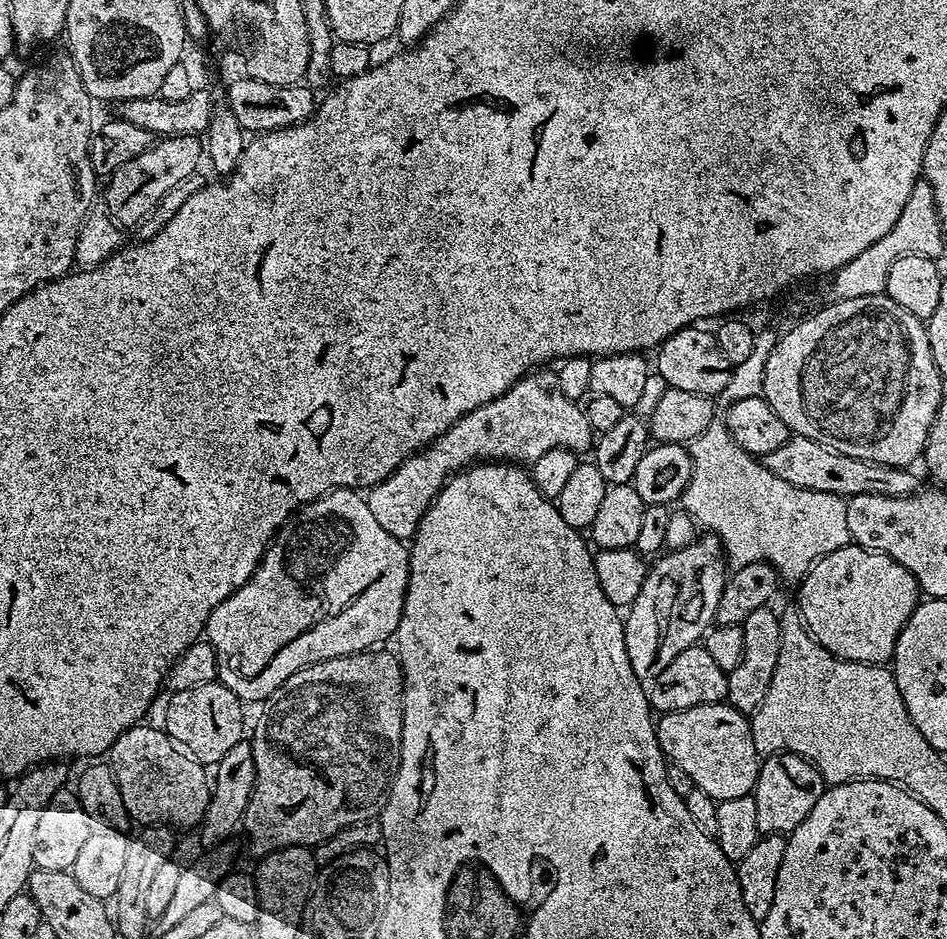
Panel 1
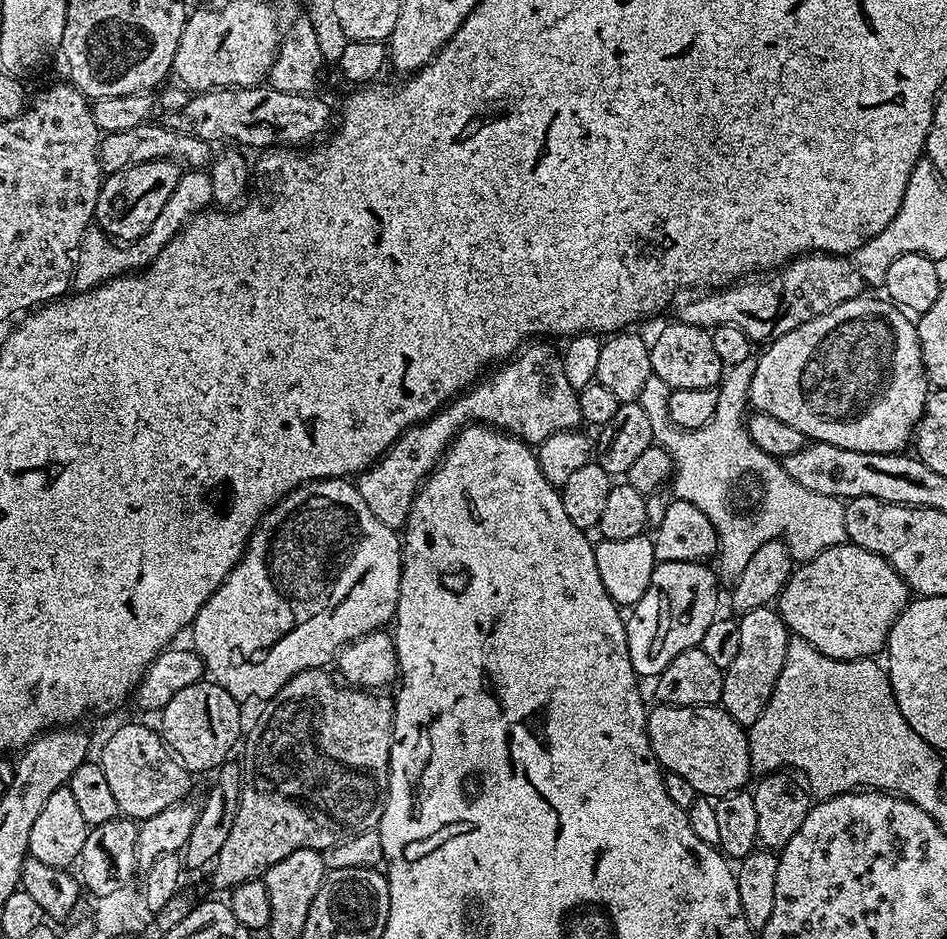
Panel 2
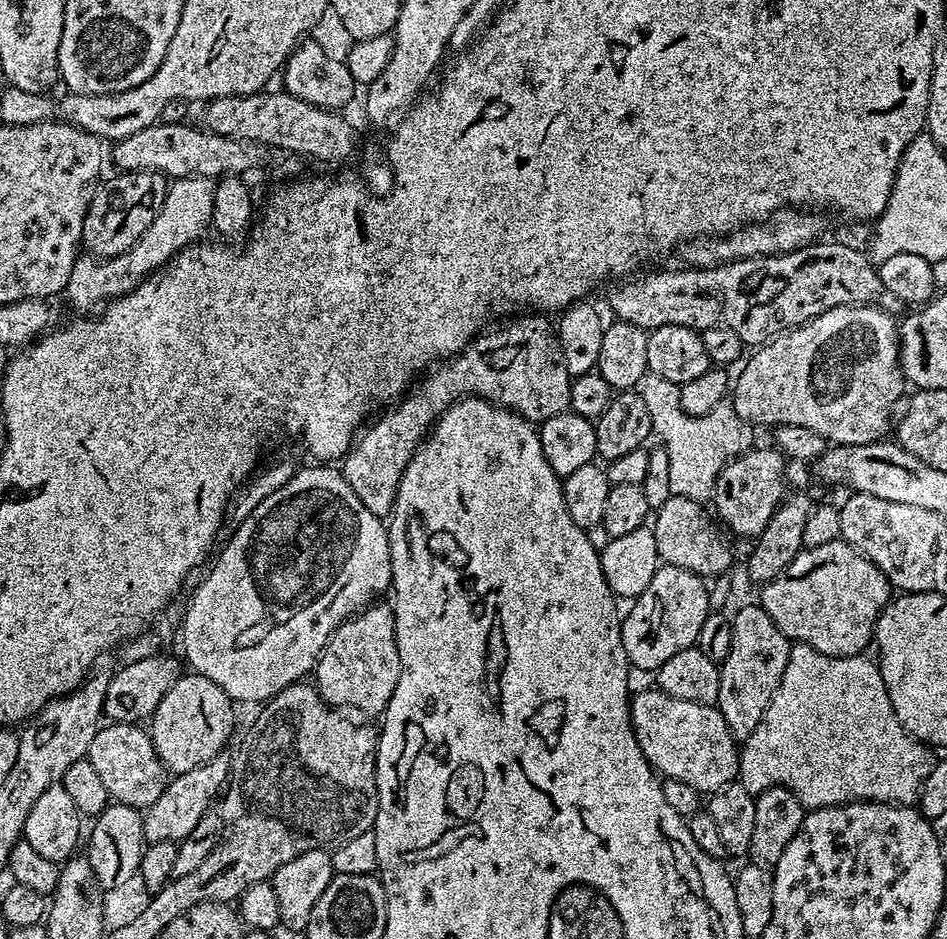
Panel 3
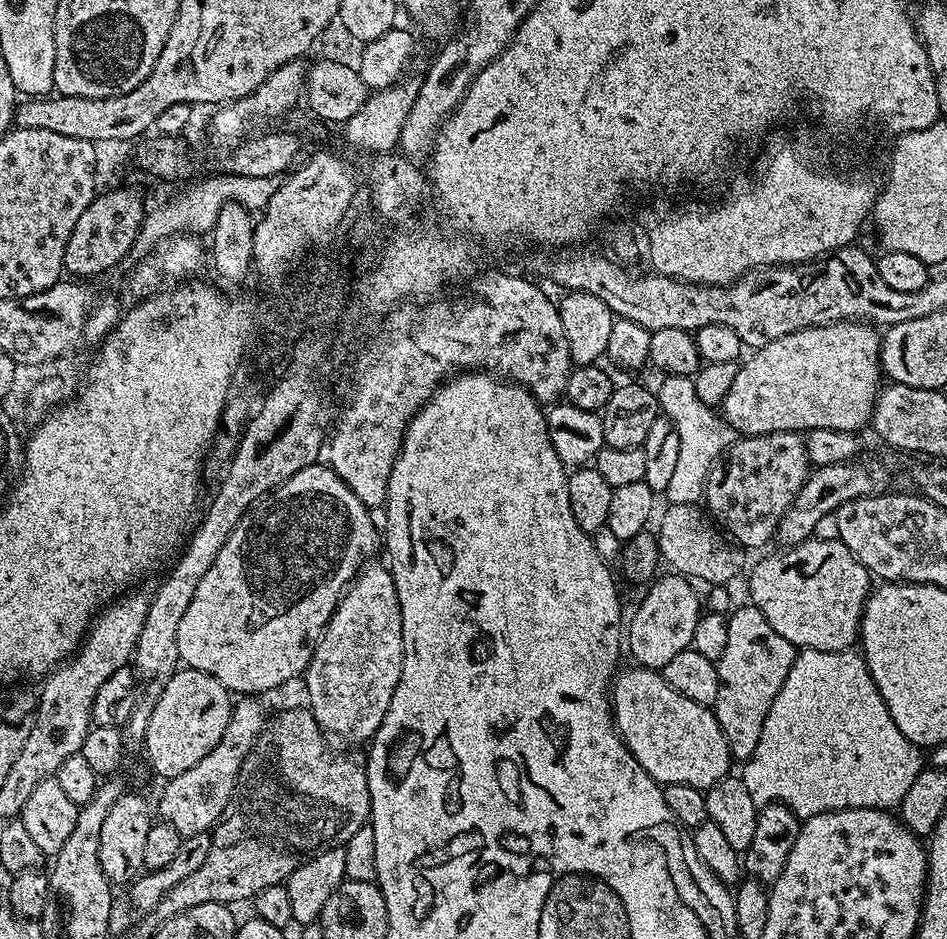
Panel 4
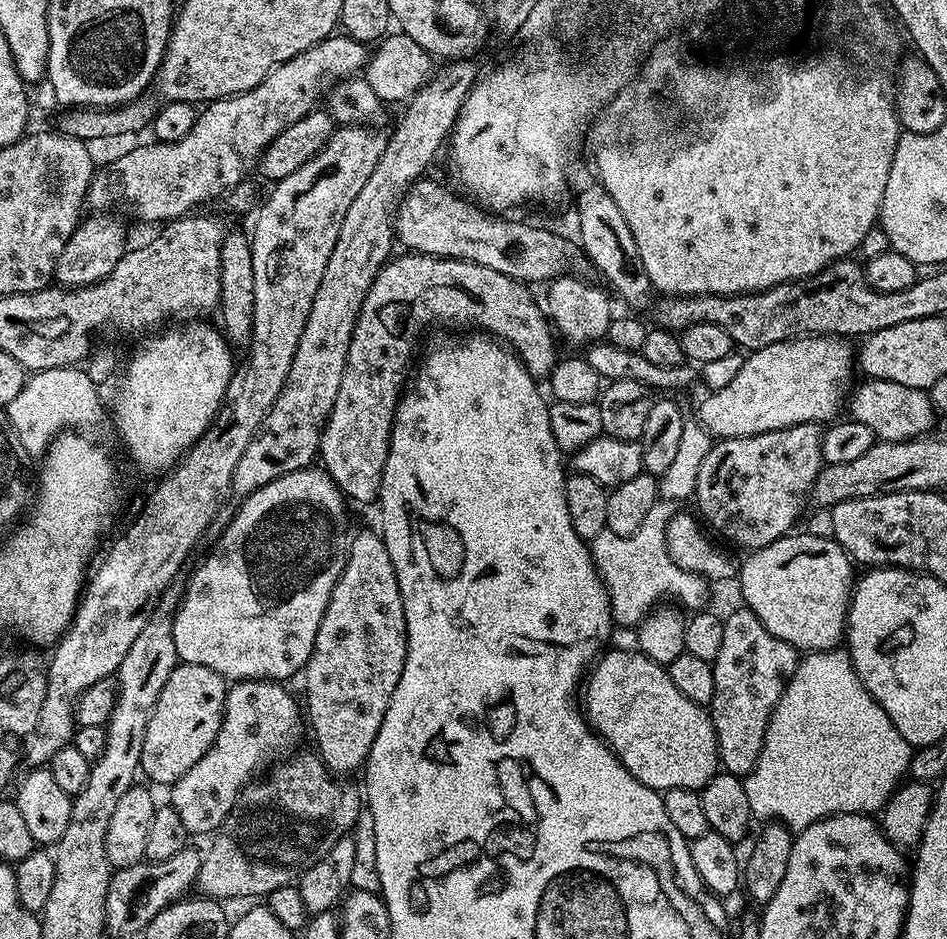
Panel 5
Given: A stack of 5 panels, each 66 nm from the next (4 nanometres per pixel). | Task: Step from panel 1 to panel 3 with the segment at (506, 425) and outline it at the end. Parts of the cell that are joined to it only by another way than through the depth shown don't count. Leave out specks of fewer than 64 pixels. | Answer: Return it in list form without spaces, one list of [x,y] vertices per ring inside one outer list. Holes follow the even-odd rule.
[[[520,314],[512,319],[504,322],[509,324],[504,324],[501,328],[489,327],[483,334],[477,335],[459,354],[437,363],[395,405],[397,408],[393,412],[378,417],[376,421],[373,419],[357,435],[352,447],[342,458],[342,471],[350,490],[358,494],[358,502],[362,502],[362,506],[366,506],[370,514],[381,518],[391,517],[392,508],[396,504],[396,491],[410,458],[420,449],[420,443],[431,432],[432,425],[440,419],[440,415],[457,400],[478,396],[481,400],[490,400],[502,408],[511,408],[533,422],[543,422],[554,418],[554,414],[569,411],[570,386],[574,377],[566,370],[566,358],[562,358],[562,346],[553,321],[551,324],[548,321],[551,319],[544,314]]]

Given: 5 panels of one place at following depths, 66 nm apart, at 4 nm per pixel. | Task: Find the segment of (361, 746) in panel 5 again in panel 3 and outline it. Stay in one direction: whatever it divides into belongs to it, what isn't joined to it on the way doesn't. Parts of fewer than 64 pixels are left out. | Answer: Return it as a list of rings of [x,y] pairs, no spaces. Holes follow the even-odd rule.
[[[373,602],[363,612],[357,612],[328,639],[328,645],[324,647],[324,652],[317,660],[314,669],[314,677],[316,676],[314,687],[326,704],[340,710],[357,708],[360,712],[376,712],[376,714],[383,713],[388,707],[394,694],[394,686],[398,686],[400,659],[396,641],[396,615],[392,613],[387,603],[385,605],[380,603],[384,602]]]

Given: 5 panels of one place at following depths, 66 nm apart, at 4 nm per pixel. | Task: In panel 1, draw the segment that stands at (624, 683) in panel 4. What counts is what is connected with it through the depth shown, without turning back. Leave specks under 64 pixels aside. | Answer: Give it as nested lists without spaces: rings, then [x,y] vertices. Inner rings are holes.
[[[703,704],[690,706],[690,710],[665,712],[656,720],[656,737],[665,761],[673,768],[686,770],[697,788],[713,800],[752,794],[762,757],[754,746],[749,717],[731,704]]]

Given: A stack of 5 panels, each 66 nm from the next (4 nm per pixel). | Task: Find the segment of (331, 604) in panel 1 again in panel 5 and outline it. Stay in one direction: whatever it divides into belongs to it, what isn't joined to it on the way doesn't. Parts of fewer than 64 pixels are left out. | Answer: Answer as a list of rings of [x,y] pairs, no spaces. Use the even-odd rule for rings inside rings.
[[[309,466],[302,470],[294,470],[290,474],[282,474],[282,478],[274,478],[266,486],[254,490],[254,494],[243,497],[239,501],[240,509],[231,513],[226,530],[221,536],[215,537],[212,553],[196,568],[196,573],[186,584],[186,591],[180,608],[174,617],[174,646],[176,655],[185,664],[197,664],[214,670],[225,681],[235,682],[237,680],[275,680],[277,682],[287,681],[287,676],[292,676],[301,671],[308,663],[312,647],[318,634],[318,626],[326,614],[326,606],[330,602],[330,594],[338,582],[338,578],[344,569],[345,557],[336,556],[336,524],[344,520],[344,504],[346,497],[336,487],[327,472],[320,466]]]

